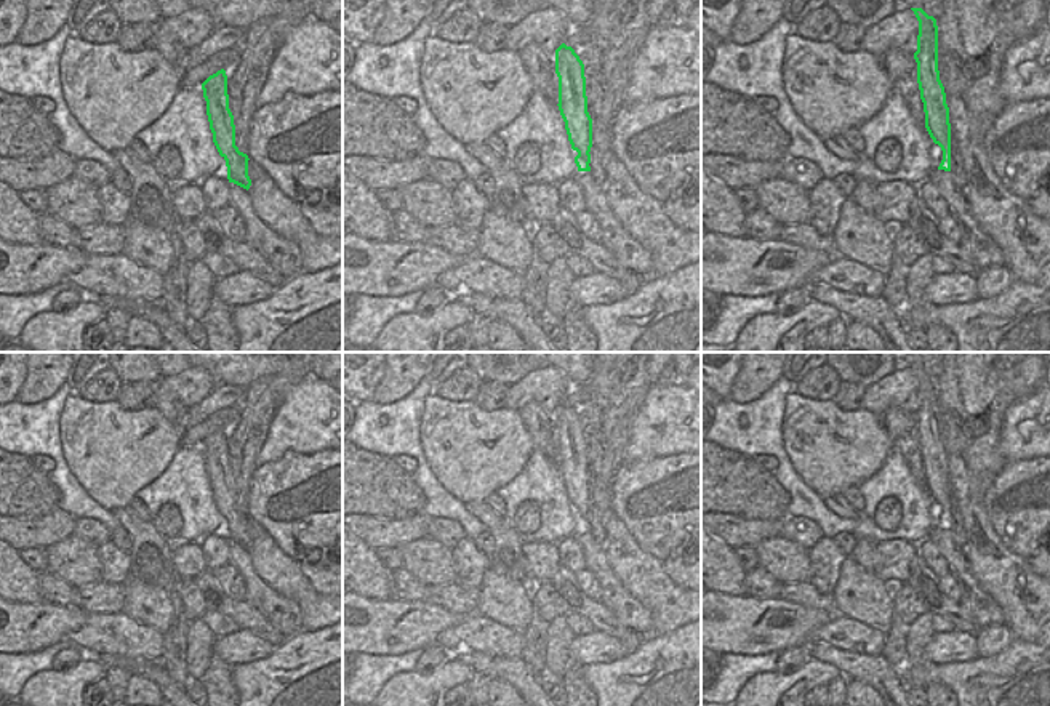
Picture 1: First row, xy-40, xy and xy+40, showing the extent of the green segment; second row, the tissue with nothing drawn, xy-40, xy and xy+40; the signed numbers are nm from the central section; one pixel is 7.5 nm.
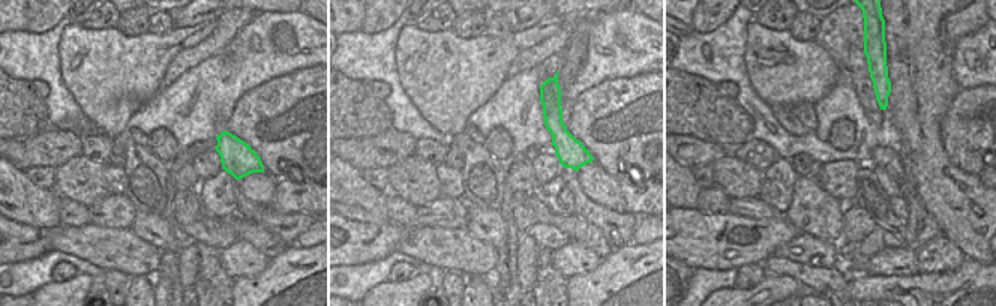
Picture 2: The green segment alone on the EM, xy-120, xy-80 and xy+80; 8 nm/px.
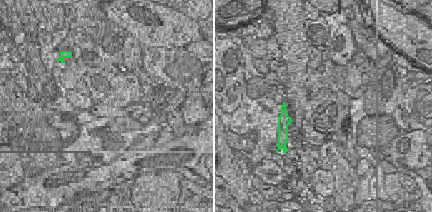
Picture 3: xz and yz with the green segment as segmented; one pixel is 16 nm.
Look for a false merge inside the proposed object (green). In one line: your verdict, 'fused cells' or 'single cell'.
single cell

